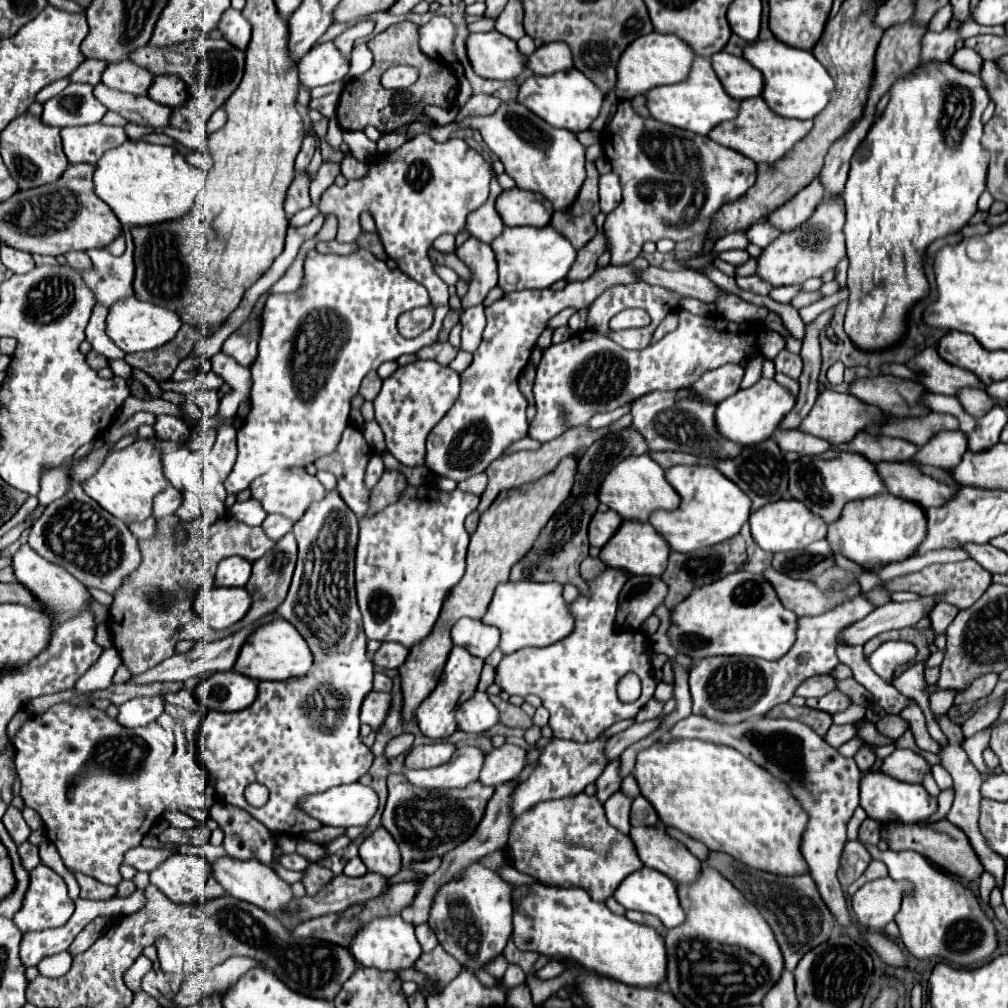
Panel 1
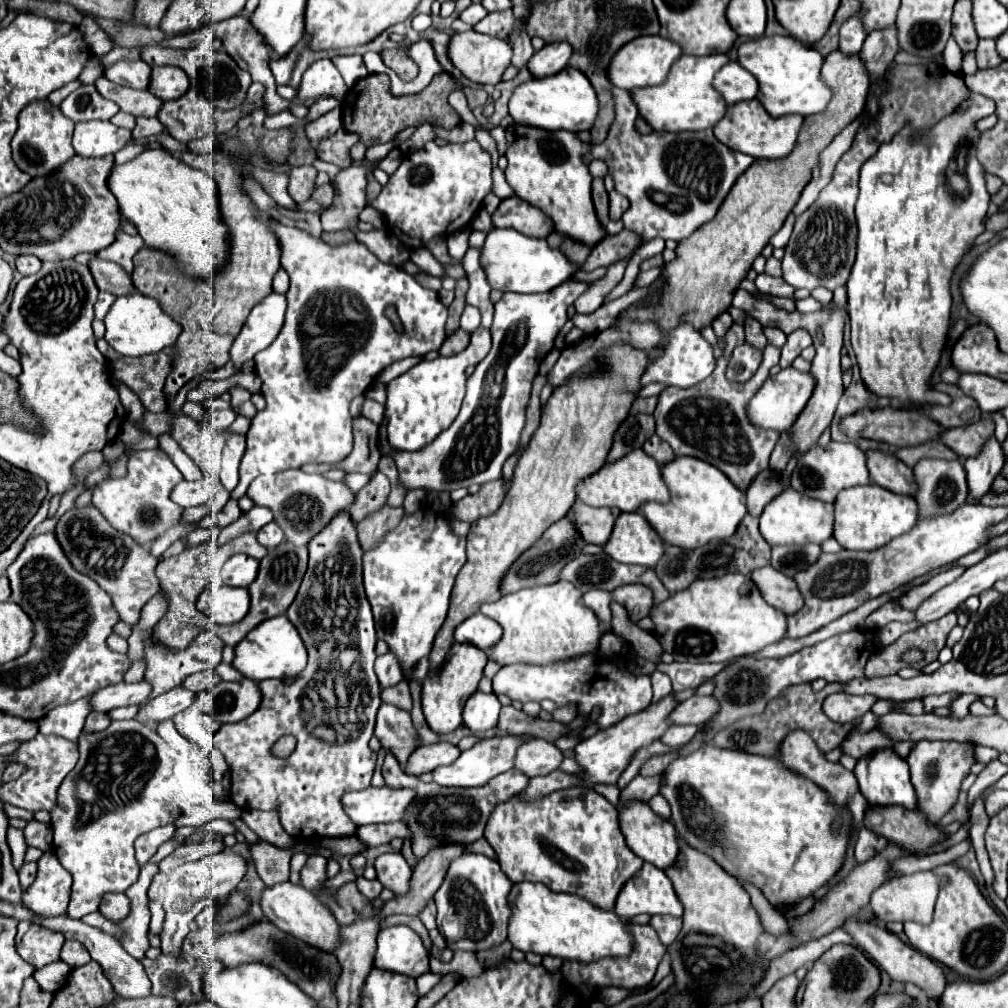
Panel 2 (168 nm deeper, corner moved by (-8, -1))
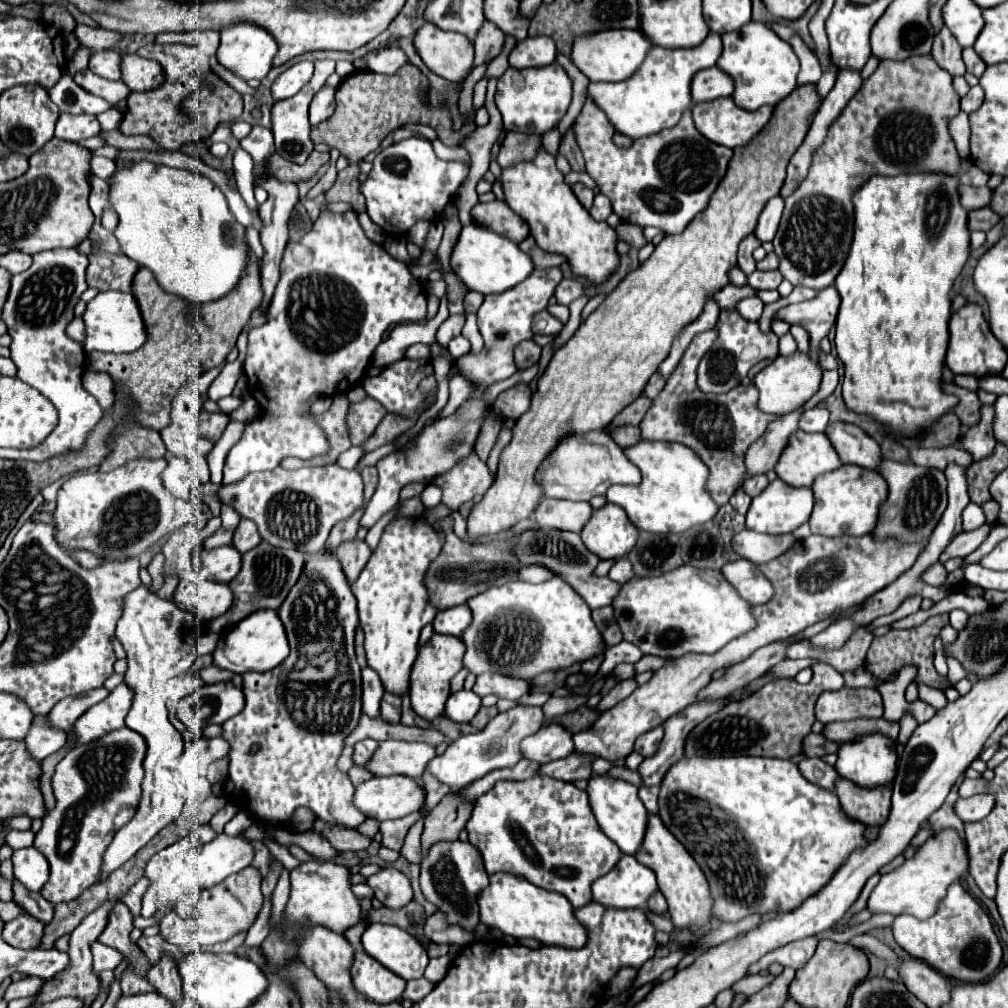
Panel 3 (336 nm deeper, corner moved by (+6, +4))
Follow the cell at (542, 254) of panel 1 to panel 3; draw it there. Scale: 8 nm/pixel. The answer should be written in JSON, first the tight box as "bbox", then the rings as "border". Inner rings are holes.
{"bbox":[451,223,535,295],"border":[[[477,223],[463,227],[457,247],[453,249],[453,255],[451,255],[451,267],[469,289],[479,291],[483,295],[503,293],[503,291],[515,287],[517,283],[525,281],[535,269],[531,257],[525,251],[521,251],[517,243],[513,243],[505,235],[499,235]]]}

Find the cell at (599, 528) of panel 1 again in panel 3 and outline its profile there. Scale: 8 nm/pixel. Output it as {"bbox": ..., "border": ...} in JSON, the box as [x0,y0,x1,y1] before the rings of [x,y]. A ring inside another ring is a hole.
{"bbox":[533,499,593,533],"border":[[[543,499],[533,517],[541,527],[553,527],[561,531],[581,533],[593,515],[589,503],[575,503],[565,499]]]}

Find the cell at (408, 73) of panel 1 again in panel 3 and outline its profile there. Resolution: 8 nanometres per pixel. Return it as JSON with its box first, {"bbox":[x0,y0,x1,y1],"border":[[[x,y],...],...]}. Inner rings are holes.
{"bbox":[363,45,409,75],"border":[[[389,45],[365,53],[363,61],[369,71],[383,73],[383,75],[397,75],[397,71],[409,63],[409,57],[399,45]]]}

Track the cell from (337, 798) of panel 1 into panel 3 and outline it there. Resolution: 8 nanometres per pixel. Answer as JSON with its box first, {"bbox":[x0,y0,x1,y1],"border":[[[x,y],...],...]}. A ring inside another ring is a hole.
{"bbox":[353,777,423,819],"border":[[[371,777],[361,783],[353,795],[353,807],[371,819],[399,819],[423,805],[423,791],[411,777]]]}

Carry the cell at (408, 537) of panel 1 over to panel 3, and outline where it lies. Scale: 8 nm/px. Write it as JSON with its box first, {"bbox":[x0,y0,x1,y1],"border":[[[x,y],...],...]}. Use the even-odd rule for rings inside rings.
{"bbox":[351,517,443,695],"border":[[[397,517],[391,521],[369,557],[359,579],[351,585],[357,597],[361,629],[365,631],[365,651],[369,667],[377,669],[387,691],[403,695],[409,689],[409,673],[419,649],[419,633],[437,615],[425,587],[429,565],[443,549],[437,531],[419,517]]]}

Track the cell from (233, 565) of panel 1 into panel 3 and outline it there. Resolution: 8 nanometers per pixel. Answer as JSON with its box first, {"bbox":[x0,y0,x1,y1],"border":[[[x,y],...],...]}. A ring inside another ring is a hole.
{"bbox":[201,545,241,583],"border":[[[233,545],[211,549],[203,555],[201,573],[217,583],[229,583],[241,569],[241,553]]]}

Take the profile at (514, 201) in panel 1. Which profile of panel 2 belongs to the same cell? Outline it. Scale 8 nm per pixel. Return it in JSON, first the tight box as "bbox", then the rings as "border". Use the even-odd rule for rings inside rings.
{"bbox":[491,196,553,238],"border":[[[517,196],[505,198],[491,216],[495,228],[515,228],[525,236],[547,238],[553,232],[553,222],[539,208],[519,200]]]}

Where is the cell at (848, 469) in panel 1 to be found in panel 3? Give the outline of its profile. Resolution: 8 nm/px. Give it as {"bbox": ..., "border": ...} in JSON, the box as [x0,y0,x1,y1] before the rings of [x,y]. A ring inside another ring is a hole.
{"bbox":[777,431,841,487],"border":[[[797,431],[777,461],[777,475],[791,487],[811,487],[819,475],[837,471],[841,459],[825,433]]]}

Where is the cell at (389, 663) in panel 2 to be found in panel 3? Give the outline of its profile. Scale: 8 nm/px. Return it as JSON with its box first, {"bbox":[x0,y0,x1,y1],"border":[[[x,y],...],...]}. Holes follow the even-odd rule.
{"bbox":[363,667,383,715],"border":[[[371,667],[363,669],[363,713],[379,715],[379,703],[383,695],[383,683]]]}

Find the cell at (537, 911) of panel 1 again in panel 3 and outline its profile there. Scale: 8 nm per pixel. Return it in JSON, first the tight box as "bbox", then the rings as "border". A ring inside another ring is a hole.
{"bbox":[479,875,589,949],"border":[[[493,875],[489,887],[481,891],[479,909],[481,921],[489,929],[499,929],[501,933],[511,935],[515,939],[531,937],[543,945],[557,945],[567,949],[581,949],[589,939],[589,931],[577,921],[575,909],[569,899],[557,895],[555,891],[545,891],[529,883],[527,879],[517,879],[515,875]]]}

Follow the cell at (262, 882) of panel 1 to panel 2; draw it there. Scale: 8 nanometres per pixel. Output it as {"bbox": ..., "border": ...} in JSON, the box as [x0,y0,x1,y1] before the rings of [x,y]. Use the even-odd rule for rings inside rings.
{"bbox":[261,882,341,952],"border":[[[283,882],[277,886],[265,888],[261,898],[261,908],[271,924],[295,936],[297,940],[311,944],[313,948],[319,948],[323,952],[335,952],[335,946],[339,946],[339,928],[341,928],[339,922],[335,920],[335,916],[331,916],[331,910],[323,902],[319,902],[315,894],[307,892],[303,886]]]}

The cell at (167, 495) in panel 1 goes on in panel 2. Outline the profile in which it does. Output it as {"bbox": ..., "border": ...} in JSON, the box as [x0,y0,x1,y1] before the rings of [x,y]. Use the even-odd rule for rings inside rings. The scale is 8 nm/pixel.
{"bbox":[171,480,207,508],"border":[[[183,480],[179,482],[173,492],[171,492],[171,500],[183,508],[189,508],[189,506],[199,506],[199,504],[205,504],[207,502],[207,494],[203,494],[201,490],[201,482],[189,482],[189,480]]]}

